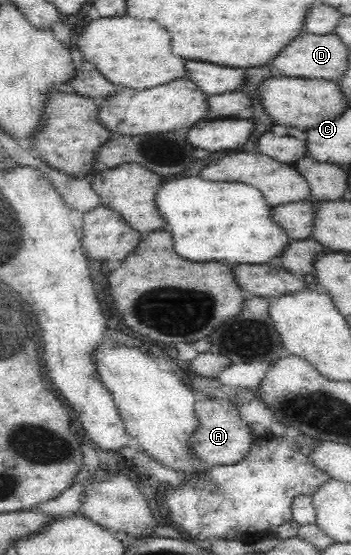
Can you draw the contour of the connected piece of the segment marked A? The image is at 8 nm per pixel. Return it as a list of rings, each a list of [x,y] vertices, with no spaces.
[[[202,396],[193,410],[198,419],[198,428],[195,428],[188,438],[189,450],[206,466],[217,467],[242,460],[257,439],[246,423],[240,419],[236,406],[226,400]]]

